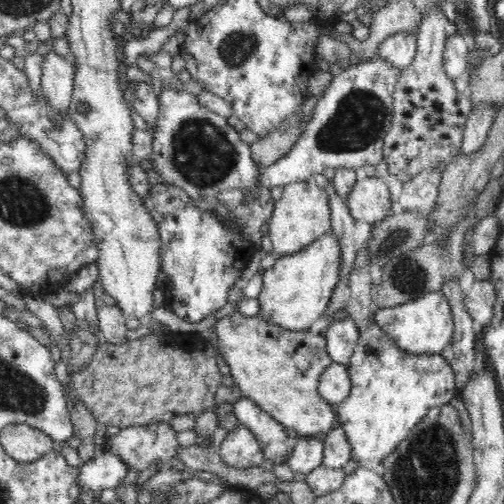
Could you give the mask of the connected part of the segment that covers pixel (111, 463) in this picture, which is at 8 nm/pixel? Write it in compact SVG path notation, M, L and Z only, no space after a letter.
M103 453L86 461L78 474L81 490L92 490L99 495L107 488L116 488L128 476L128 465L114 453Z

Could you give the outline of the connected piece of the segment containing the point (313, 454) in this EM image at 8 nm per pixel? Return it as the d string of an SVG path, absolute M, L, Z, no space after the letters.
M304 437L296 441L292 454L288 456L286 464L293 472L310 474L314 468L322 465L324 458L324 443L319 437Z

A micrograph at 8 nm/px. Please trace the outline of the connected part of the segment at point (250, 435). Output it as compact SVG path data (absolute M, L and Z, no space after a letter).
M242 424L230 430L219 449L222 460L234 468L262 466L265 458L254 433Z

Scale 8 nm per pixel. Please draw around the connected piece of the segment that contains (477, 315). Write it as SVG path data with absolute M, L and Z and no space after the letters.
M489 280L475 281L472 289L464 293L464 303L473 318L476 334L482 335L482 328L486 324L490 324L490 320L494 318L495 285L491 284Z

